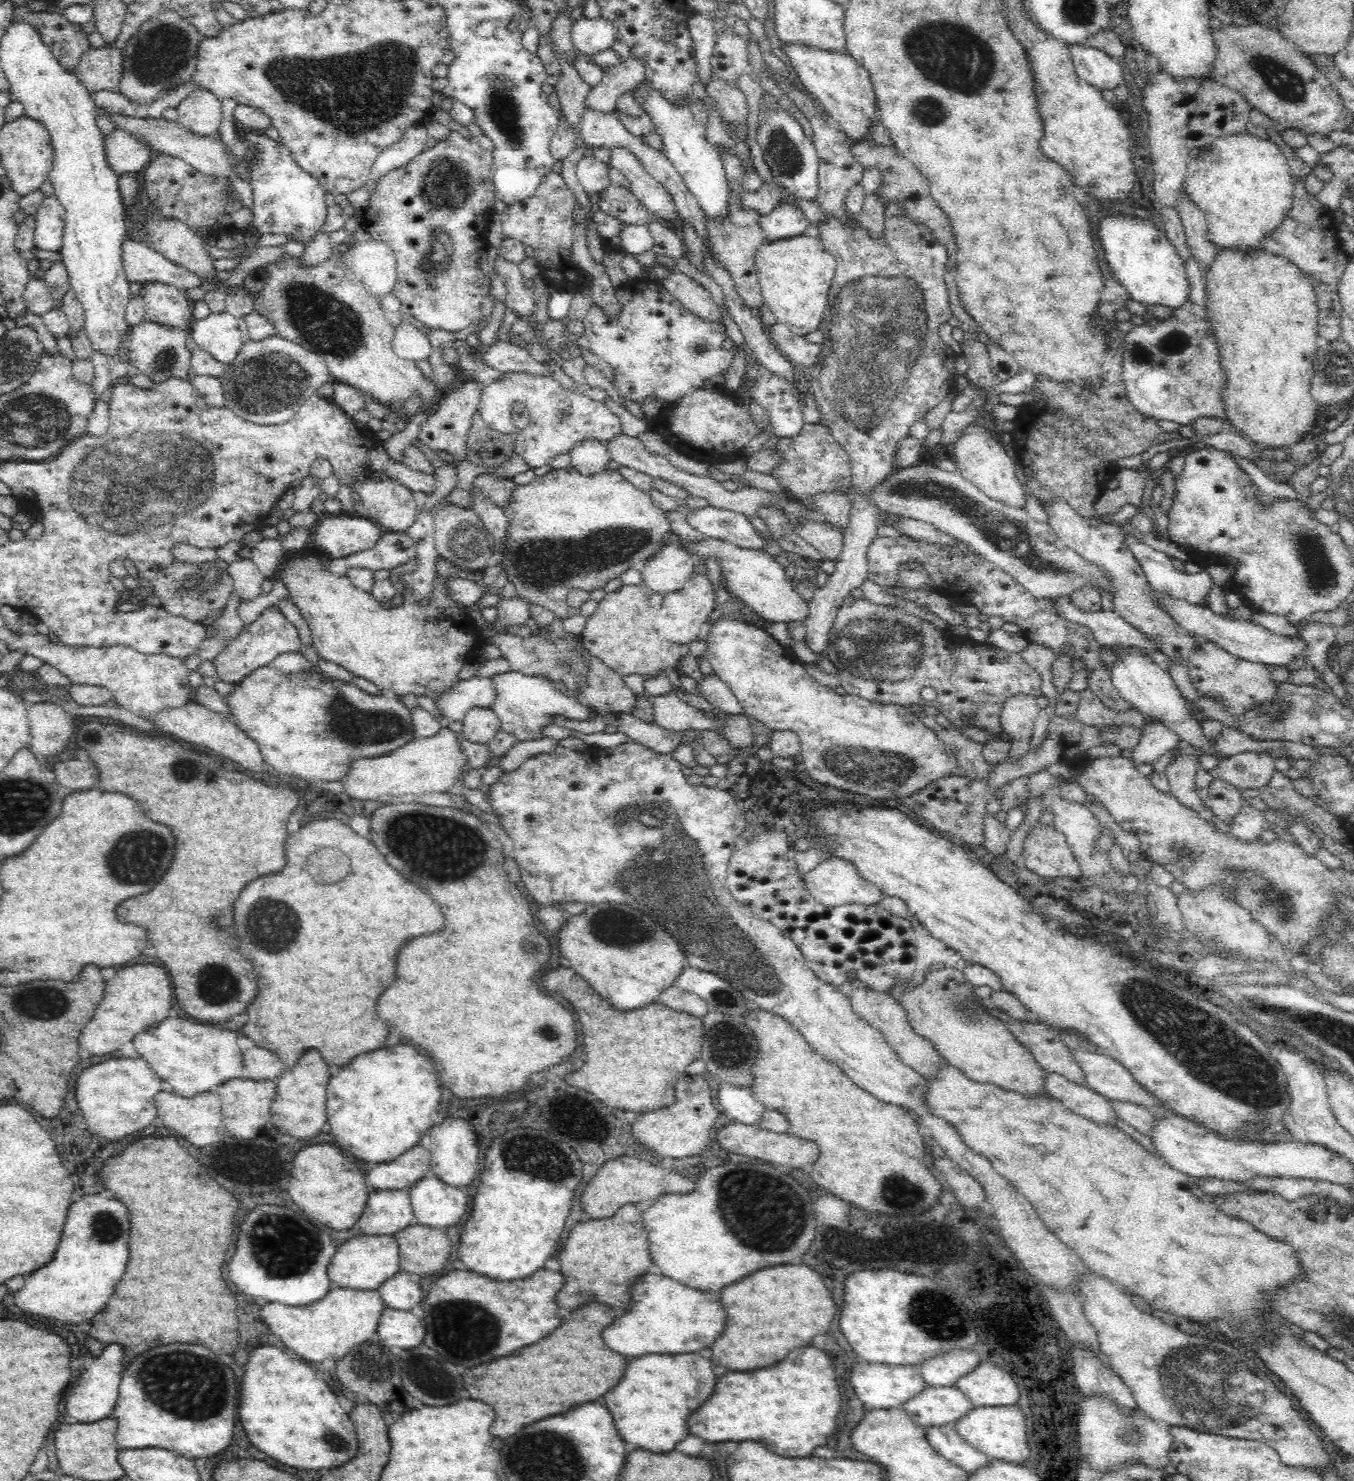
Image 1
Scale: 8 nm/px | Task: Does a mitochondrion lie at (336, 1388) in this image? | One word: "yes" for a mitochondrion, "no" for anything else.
no

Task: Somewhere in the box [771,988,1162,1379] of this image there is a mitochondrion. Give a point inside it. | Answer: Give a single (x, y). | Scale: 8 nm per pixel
(927, 1314)

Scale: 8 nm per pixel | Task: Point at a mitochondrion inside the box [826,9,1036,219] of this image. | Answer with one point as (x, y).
(972, 75)

